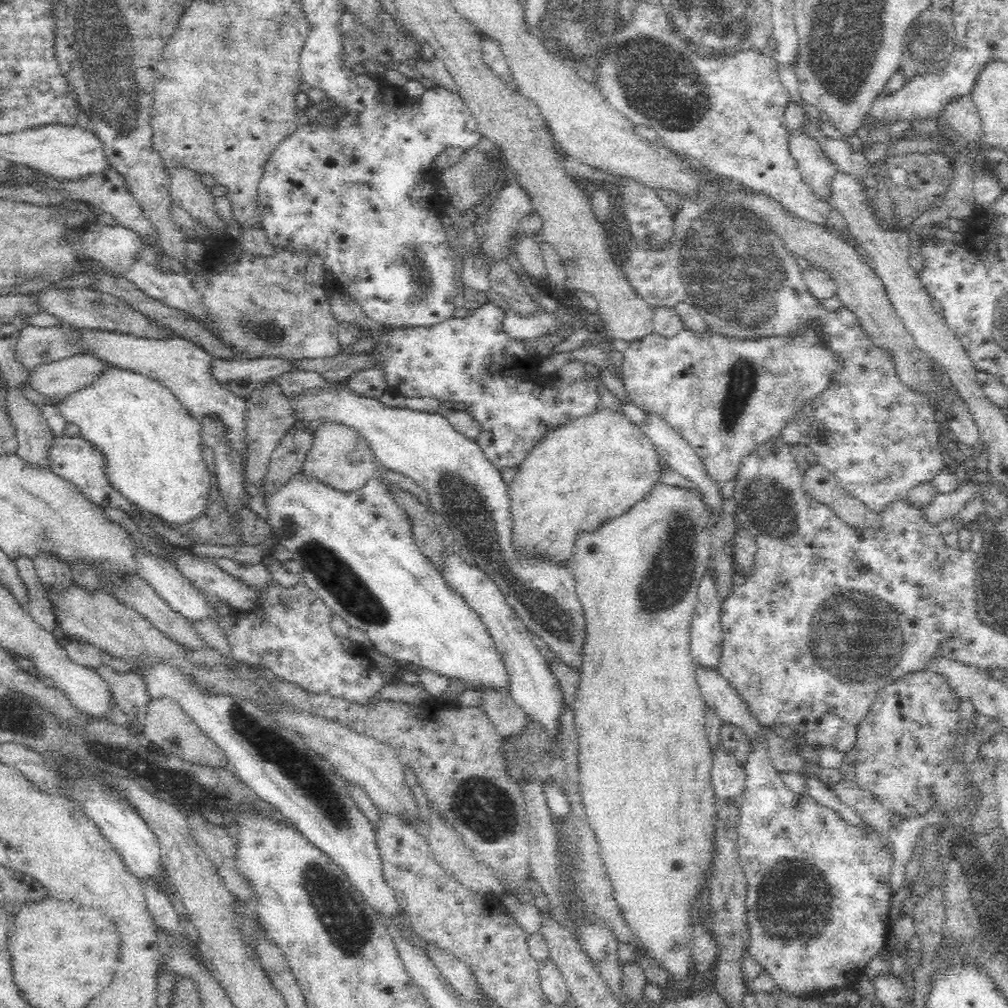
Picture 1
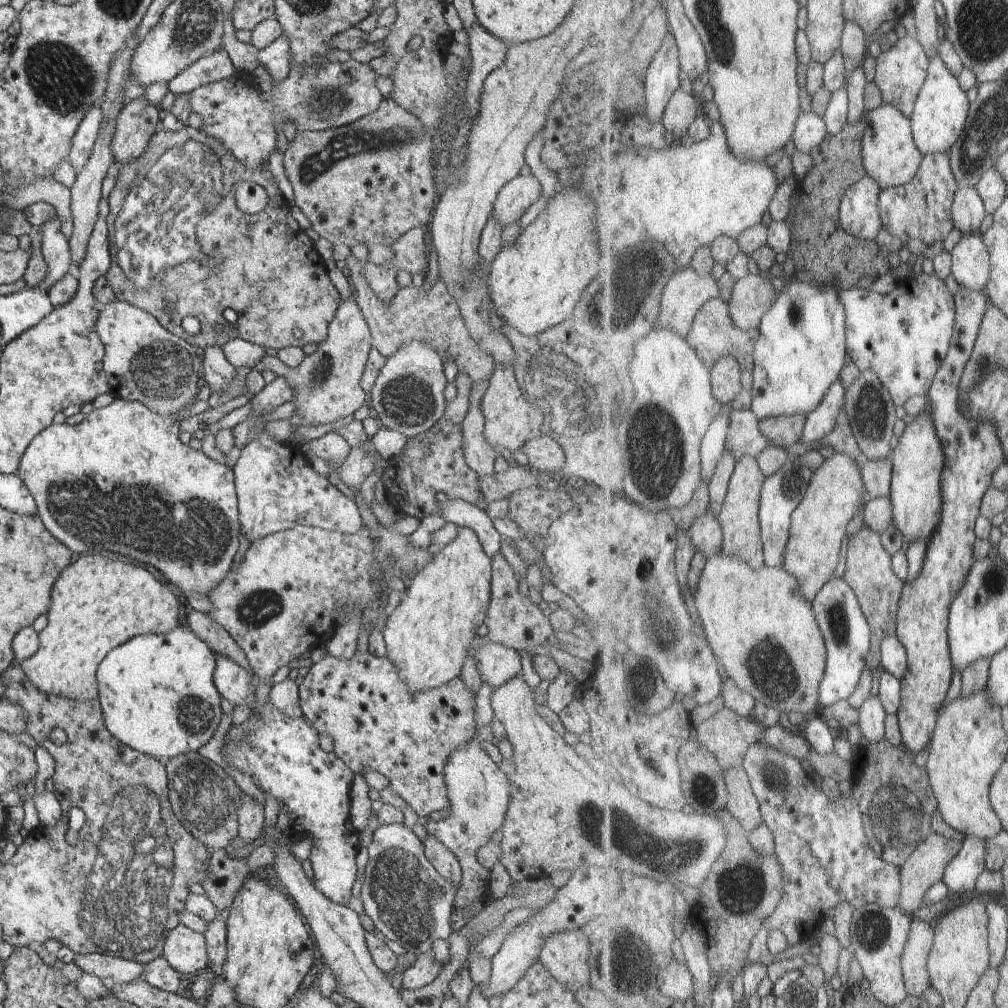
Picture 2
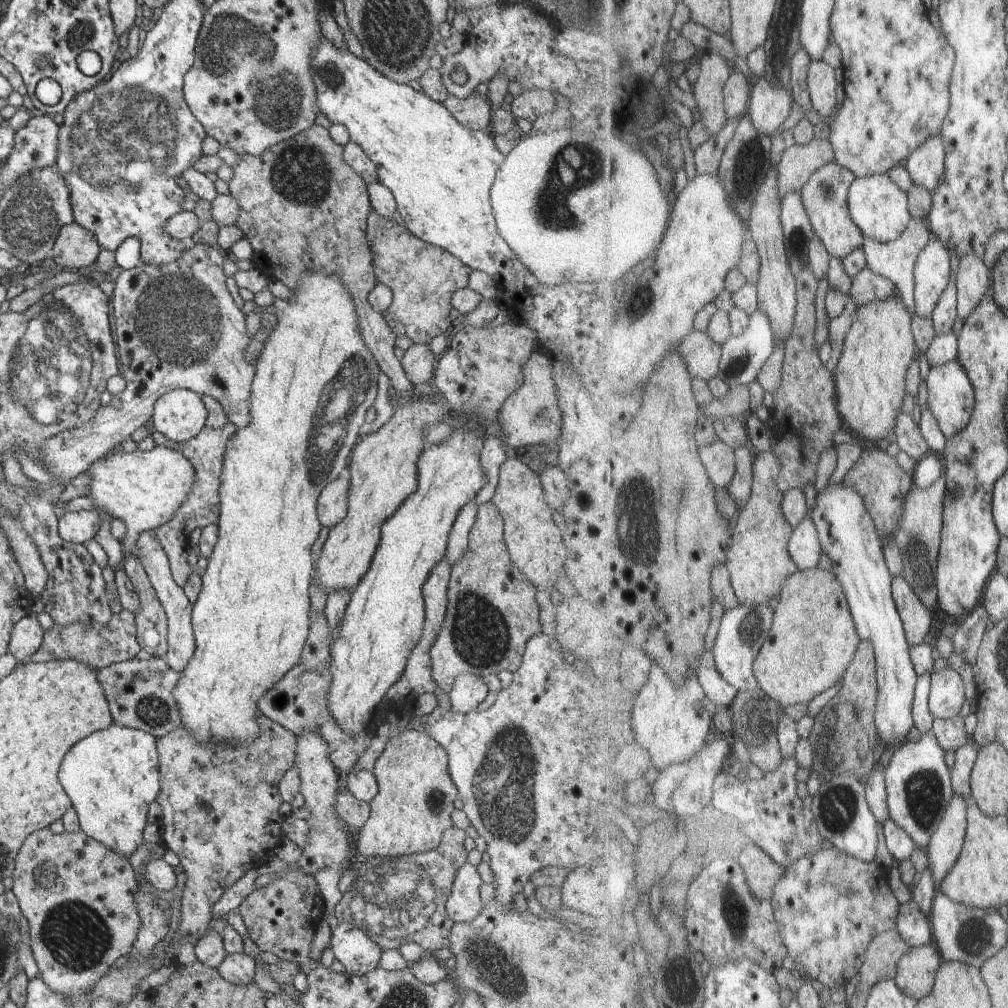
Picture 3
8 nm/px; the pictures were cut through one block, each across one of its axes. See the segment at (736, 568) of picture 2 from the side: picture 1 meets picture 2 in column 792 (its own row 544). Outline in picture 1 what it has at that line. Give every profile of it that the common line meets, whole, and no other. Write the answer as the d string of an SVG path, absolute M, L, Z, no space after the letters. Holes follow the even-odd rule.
M656 484L650 494L631 506L622 515L600 521L591 529L579 530L574 538L572 555L568 558L573 575L575 576L575 591L579 596L588 631L586 646L584 646L584 666L579 671L580 680L578 692L573 700L575 706L575 731L579 750L579 785L588 823L594 828L596 839L600 842L600 855L604 859L606 870L612 878L615 898L622 908L624 917L630 927L638 933L638 937L647 947L660 965L671 974L670 985L681 988L688 977L690 960L686 958L692 948L690 922L688 919L688 896L692 900L698 895L708 878L712 876L712 848L715 836L712 833L718 813L718 802L713 794L711 785L712 758L709 744L705 737L706 701L701 694L696 676L696 665L690 650L692 616L699 601L699 586L702 578L710 569L707 567L711 555L712 522L707 513L707 507L700 493L693 489L682 488L668 484Z

